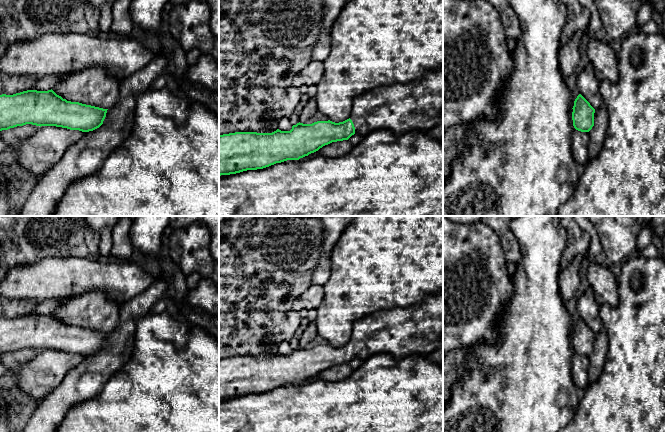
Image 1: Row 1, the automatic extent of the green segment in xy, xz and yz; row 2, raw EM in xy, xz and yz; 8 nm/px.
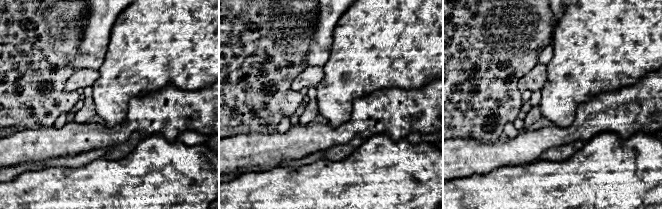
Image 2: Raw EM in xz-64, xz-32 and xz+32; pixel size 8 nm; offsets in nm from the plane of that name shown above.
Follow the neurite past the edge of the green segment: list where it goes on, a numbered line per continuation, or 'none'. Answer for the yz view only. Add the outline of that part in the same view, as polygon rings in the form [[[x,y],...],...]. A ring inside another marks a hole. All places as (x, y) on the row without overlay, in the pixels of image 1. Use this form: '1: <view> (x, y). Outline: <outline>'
none

